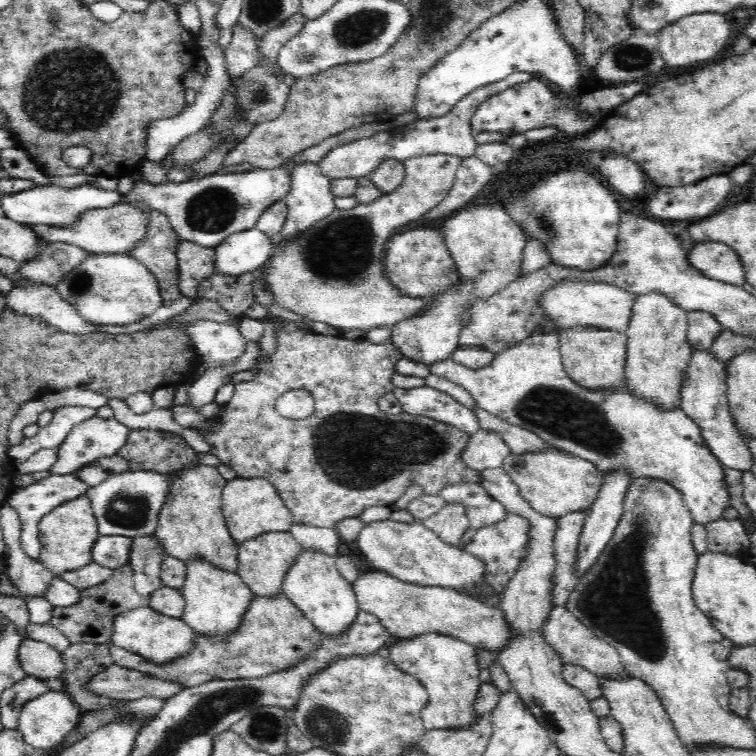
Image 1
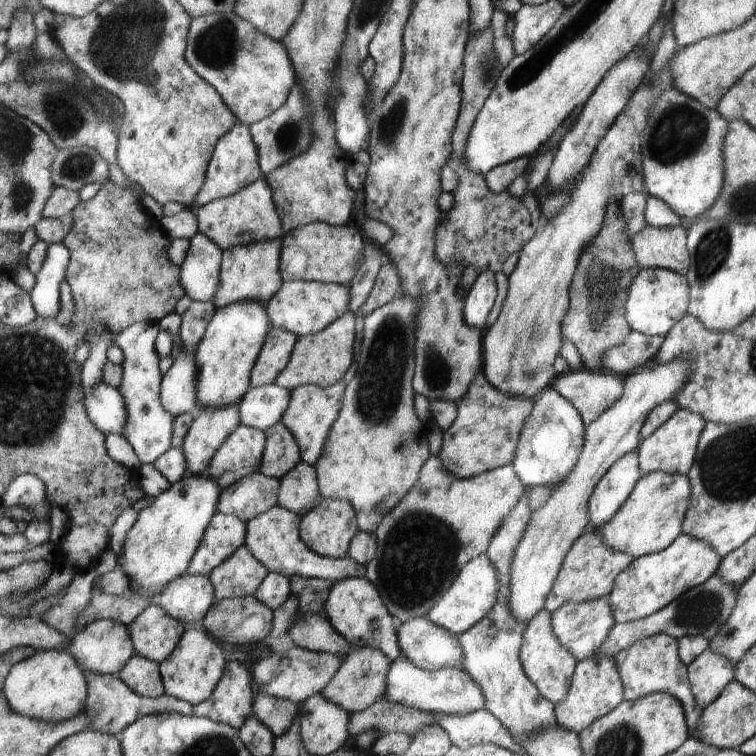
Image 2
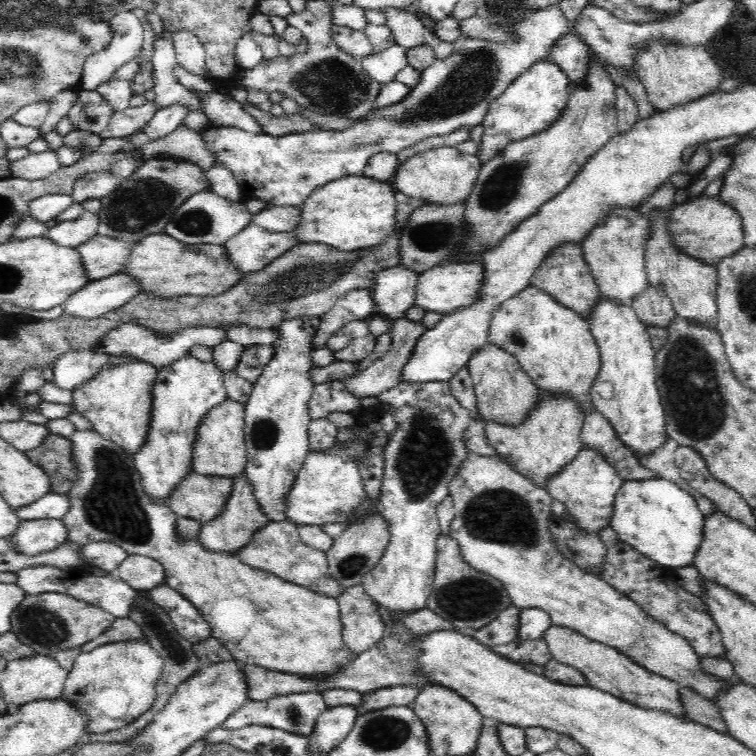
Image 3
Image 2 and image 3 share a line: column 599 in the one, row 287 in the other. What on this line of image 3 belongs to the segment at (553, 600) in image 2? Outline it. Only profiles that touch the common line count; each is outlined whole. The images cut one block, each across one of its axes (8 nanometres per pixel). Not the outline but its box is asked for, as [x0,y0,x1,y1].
[531,243,604,320]

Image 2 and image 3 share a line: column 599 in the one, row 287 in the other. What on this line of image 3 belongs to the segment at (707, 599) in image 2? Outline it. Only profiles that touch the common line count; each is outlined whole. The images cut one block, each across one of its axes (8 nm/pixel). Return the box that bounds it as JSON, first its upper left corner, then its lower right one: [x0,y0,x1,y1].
[633,287,677,328]

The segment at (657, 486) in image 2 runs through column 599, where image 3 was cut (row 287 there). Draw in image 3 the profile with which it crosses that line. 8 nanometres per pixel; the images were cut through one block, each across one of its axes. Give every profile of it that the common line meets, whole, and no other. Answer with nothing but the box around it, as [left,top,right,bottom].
[488,286,603,418]

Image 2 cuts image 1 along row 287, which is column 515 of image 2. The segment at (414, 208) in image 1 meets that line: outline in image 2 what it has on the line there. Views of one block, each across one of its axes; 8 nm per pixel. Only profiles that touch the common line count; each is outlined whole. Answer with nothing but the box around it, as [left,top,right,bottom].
[481,69,672,400]

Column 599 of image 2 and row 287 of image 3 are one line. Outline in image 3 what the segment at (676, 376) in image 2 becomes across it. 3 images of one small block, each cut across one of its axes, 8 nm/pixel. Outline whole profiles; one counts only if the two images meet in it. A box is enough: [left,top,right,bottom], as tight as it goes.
[416,260,485,315]

